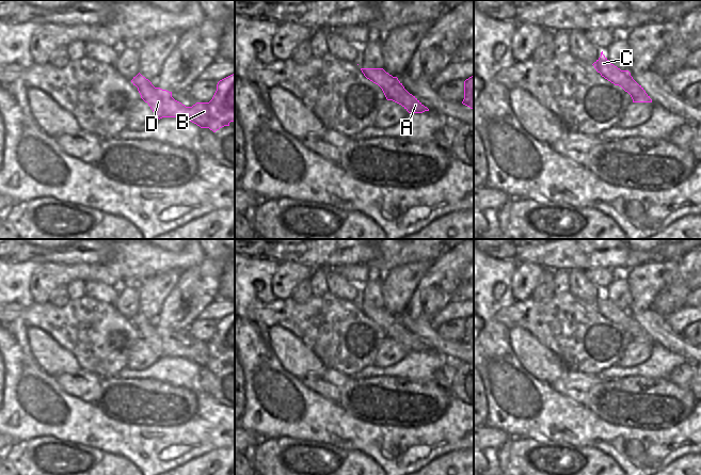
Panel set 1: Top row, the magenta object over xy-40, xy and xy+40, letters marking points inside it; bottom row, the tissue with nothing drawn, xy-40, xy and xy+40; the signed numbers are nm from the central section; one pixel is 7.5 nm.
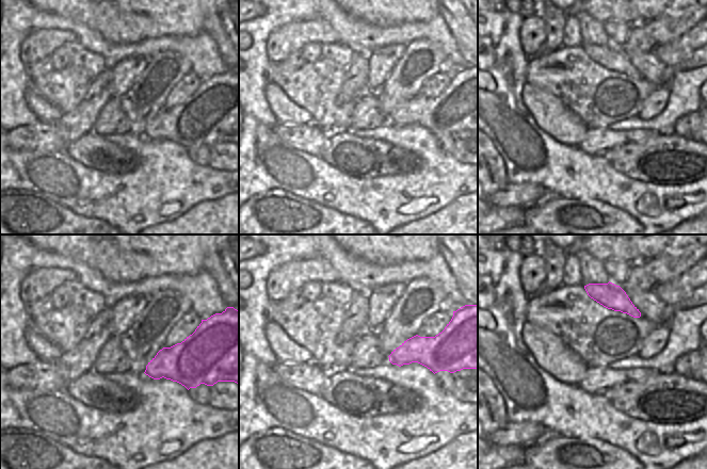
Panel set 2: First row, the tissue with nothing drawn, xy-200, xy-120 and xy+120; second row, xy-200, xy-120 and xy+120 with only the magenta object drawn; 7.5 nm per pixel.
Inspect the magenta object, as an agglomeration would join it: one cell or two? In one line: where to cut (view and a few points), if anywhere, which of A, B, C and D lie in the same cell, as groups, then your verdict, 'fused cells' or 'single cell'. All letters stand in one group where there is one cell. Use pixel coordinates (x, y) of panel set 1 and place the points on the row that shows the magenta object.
cut in xy along (397, 78), (392, 86), (379, 85); A B D / C; fused cells

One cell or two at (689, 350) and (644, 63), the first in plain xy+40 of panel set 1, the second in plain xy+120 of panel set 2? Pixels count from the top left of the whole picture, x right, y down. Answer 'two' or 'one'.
one

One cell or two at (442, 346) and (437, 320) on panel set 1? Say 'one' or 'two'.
two

